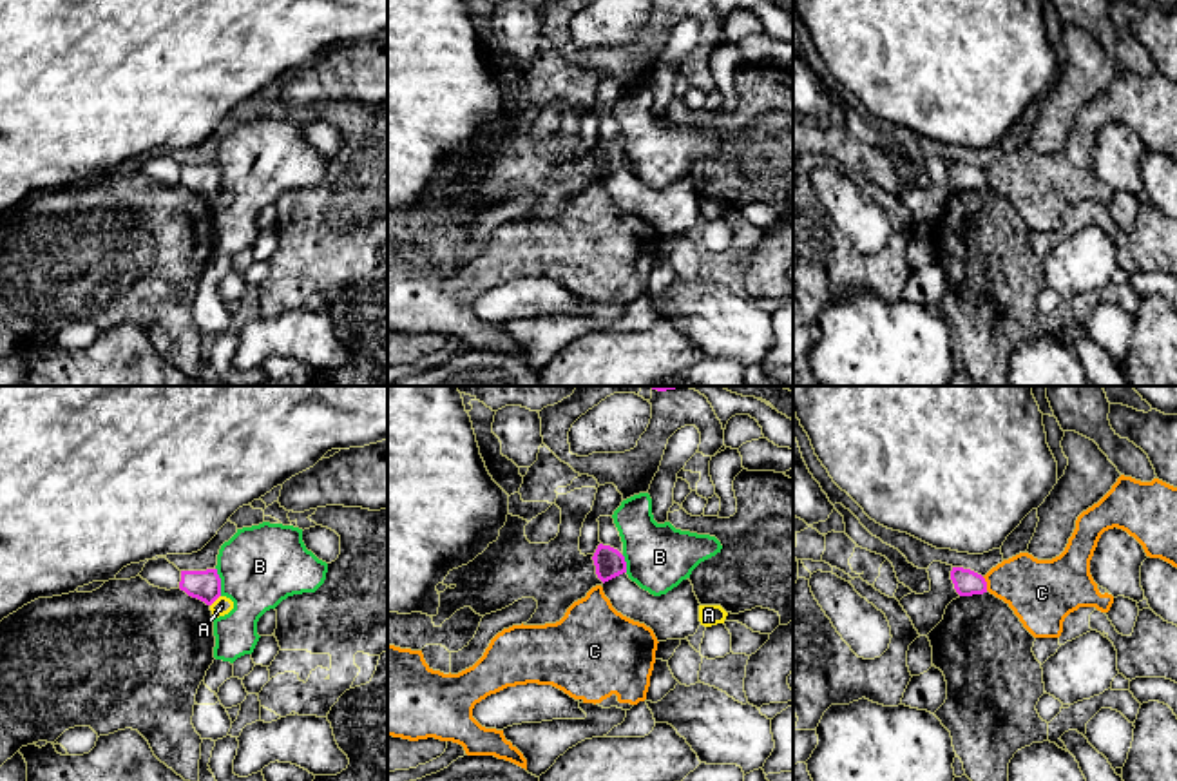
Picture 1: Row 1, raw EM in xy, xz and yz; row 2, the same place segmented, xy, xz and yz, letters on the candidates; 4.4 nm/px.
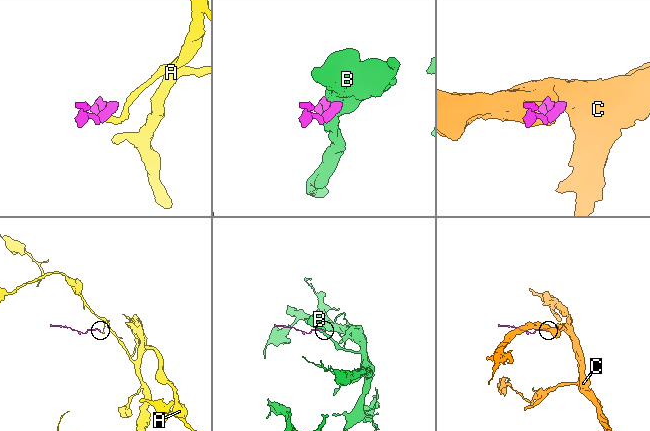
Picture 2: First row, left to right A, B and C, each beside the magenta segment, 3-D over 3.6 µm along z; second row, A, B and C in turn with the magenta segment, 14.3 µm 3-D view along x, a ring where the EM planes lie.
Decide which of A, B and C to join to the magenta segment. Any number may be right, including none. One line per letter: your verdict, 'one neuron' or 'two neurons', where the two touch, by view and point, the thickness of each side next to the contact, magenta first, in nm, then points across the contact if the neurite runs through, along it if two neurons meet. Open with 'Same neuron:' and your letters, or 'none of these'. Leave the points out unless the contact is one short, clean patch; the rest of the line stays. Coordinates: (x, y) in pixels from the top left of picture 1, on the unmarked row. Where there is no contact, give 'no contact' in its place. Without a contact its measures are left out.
Same neuron: none of these
A: two neurons; contact xy (216, 192); calibres 140 and 80 nm; border xy (220, 189), (210, 200)
B: two neurons; contact xy (220, 176); calibres 140 and 360 nm; border xy (216, 162), (221, 189)
C: two neurons; contact yz (985, 178); calibres 120 and 280 nm; border yz (982, 171), (987, 183)

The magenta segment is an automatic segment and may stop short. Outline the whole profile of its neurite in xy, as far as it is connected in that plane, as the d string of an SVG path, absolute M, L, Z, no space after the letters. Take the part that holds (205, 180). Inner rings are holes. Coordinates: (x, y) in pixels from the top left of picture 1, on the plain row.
M217 163L181 165L179 183L206 199L212 199L221 190L221 172Z

